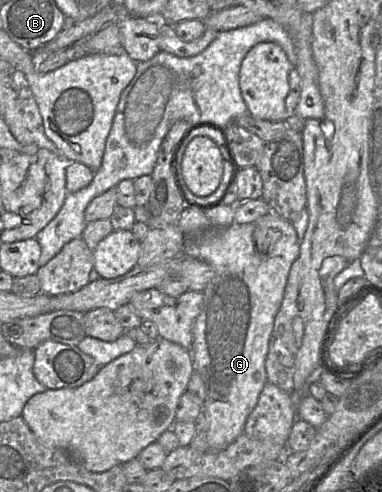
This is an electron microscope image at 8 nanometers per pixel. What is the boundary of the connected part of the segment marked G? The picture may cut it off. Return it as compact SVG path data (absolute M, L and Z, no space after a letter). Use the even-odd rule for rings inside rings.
M186 205L179 216L177 224L184 235L182 255L186 258L194 258L208 263L213 267L215 272L213 279L203 291L203 305L193 325L193 343L190 352L193 358L194 369L201 375L205 385L205 400L202 406L202 413L206 421L209 449L210 451L221 451L244 433L246 420L255 408L259 395L267 382L265 360L268 354L269 340L274 328L276 314L282 303L290 268L299 255L300 241L291 221L280 217L272 211L252 223L232 224L224 228L213 225L206 217L204 210L197 205Z

